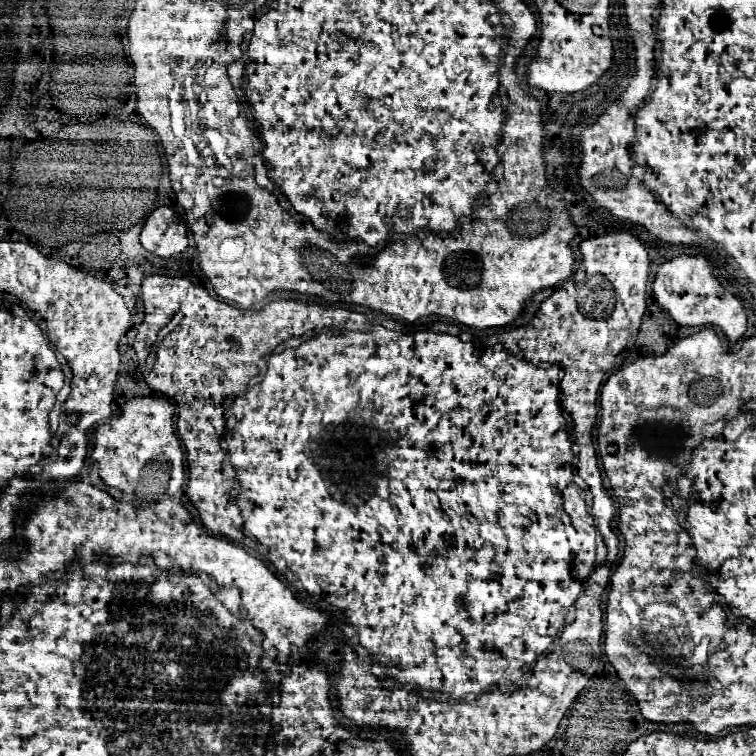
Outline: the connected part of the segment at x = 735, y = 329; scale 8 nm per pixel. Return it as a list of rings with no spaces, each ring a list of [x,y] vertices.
[[[678,256],[664,262],[654,278],[654,298],[680,326],[716,326],[730,342],[736,342],[746,332],[746,310],[742,302],[720,286],[712,274],[710,262],[704,256]]]

